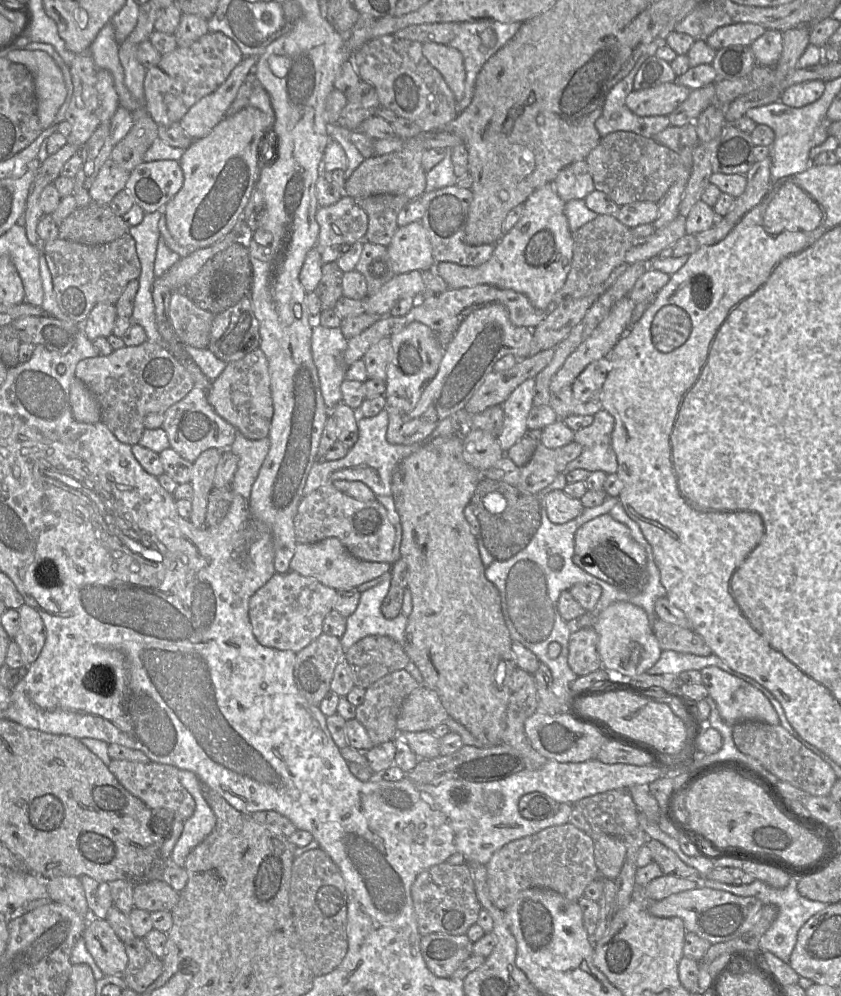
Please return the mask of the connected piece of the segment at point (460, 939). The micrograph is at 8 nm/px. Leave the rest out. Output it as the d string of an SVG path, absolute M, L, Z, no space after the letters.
M431 933L421 937L420 951L432 974L450 978L460 964L473 954L472 945L466 934Z

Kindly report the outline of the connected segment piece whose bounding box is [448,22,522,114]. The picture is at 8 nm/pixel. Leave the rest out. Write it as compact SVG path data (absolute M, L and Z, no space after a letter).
M521 22L456 23L457 34L448 45L461 52L465 68L464 95L456 103L457 114L470 104L475 92L476 78L482 66L516 34L521 24Z

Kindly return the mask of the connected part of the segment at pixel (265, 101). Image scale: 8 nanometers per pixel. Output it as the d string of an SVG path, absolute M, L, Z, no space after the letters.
M250 72L246 76L238 90L235 100L227 110L226 116L232 116L246 107L255 107L261 110L272 118L274 123L275 114L269 94L257 78L255 72Z

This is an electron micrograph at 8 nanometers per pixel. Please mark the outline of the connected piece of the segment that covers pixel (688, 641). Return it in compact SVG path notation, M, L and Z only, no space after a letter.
M659 618L653 621L652 629L660 648L697 656L708 656L712 653L710 647L697 633Z

